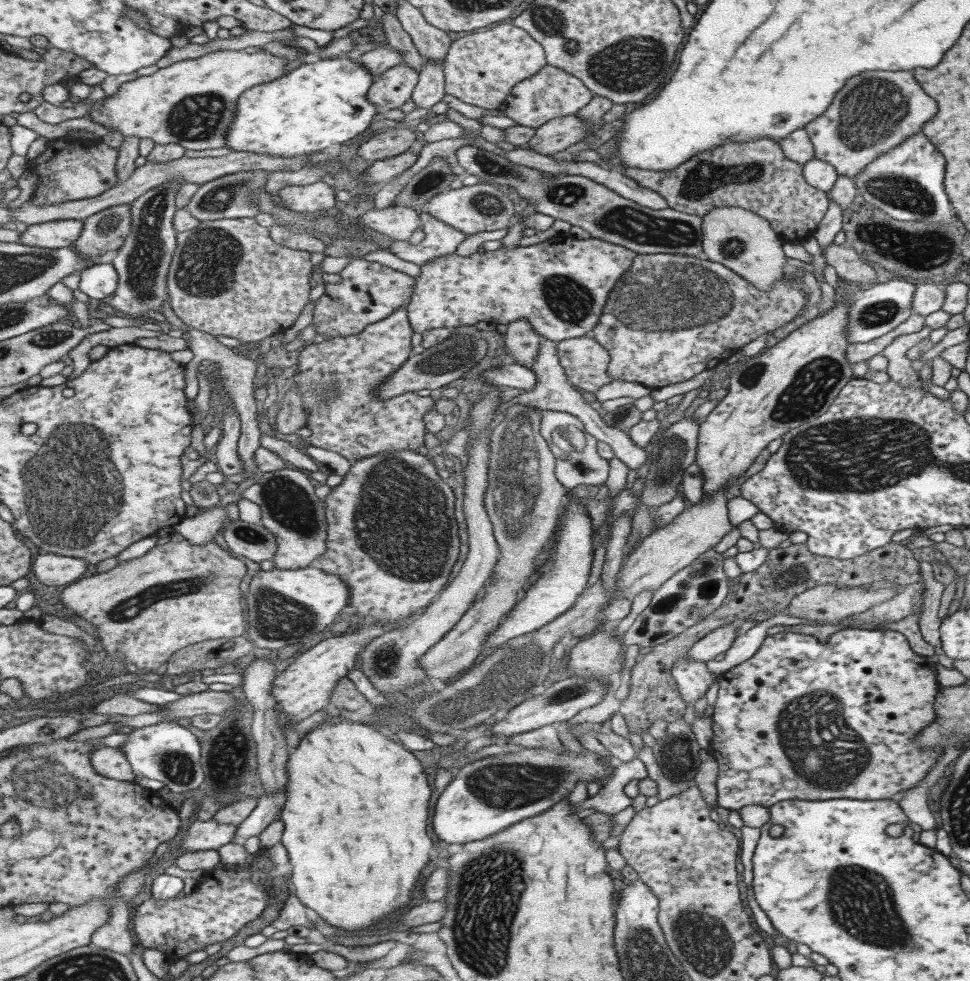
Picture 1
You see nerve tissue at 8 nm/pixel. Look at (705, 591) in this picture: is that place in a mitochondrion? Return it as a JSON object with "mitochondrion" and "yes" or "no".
{"mitochondrion":"yes"}

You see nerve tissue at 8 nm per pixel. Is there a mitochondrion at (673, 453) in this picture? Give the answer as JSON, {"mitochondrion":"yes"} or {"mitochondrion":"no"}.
{"mitochondrion":"yes"}

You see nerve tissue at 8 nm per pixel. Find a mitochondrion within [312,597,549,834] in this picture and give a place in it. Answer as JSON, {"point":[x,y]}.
{"point":[384,659]}

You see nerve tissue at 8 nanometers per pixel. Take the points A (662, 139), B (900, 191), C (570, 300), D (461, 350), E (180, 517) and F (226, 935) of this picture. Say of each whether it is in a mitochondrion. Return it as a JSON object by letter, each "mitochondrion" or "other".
{"A":"other","B":"mitochondrion","C":"mitochondrion","D":"mitochondrion","E":"other","F":"other"}

